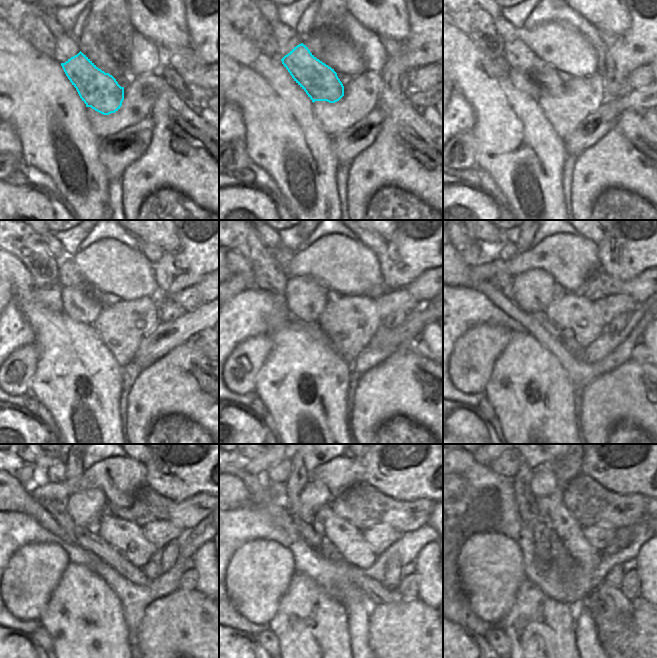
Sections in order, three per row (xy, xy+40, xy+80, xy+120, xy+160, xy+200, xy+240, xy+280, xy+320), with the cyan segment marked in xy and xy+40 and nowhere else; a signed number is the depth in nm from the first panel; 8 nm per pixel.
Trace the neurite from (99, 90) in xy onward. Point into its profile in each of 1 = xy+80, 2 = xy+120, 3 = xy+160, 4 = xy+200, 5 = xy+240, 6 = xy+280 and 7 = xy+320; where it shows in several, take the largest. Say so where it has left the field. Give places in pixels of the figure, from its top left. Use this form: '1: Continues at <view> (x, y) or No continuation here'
1: Continues at xy+80 (519, 56)
2: Continues at xy+120 (68, 274)
3: Continues at xy+160 (283, 255)
4: Continues at xy+200 (508, 251)
5: Continues at xy+240 (57, 473)
6: Continues at xy+280 (280, 473)
7: Continues at xy+320 (507, 465)

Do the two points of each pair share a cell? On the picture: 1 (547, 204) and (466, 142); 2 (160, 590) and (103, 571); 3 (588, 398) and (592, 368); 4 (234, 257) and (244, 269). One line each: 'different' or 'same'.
1: different
2: same
3: different
4: same

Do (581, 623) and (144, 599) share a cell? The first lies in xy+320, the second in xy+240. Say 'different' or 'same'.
same

